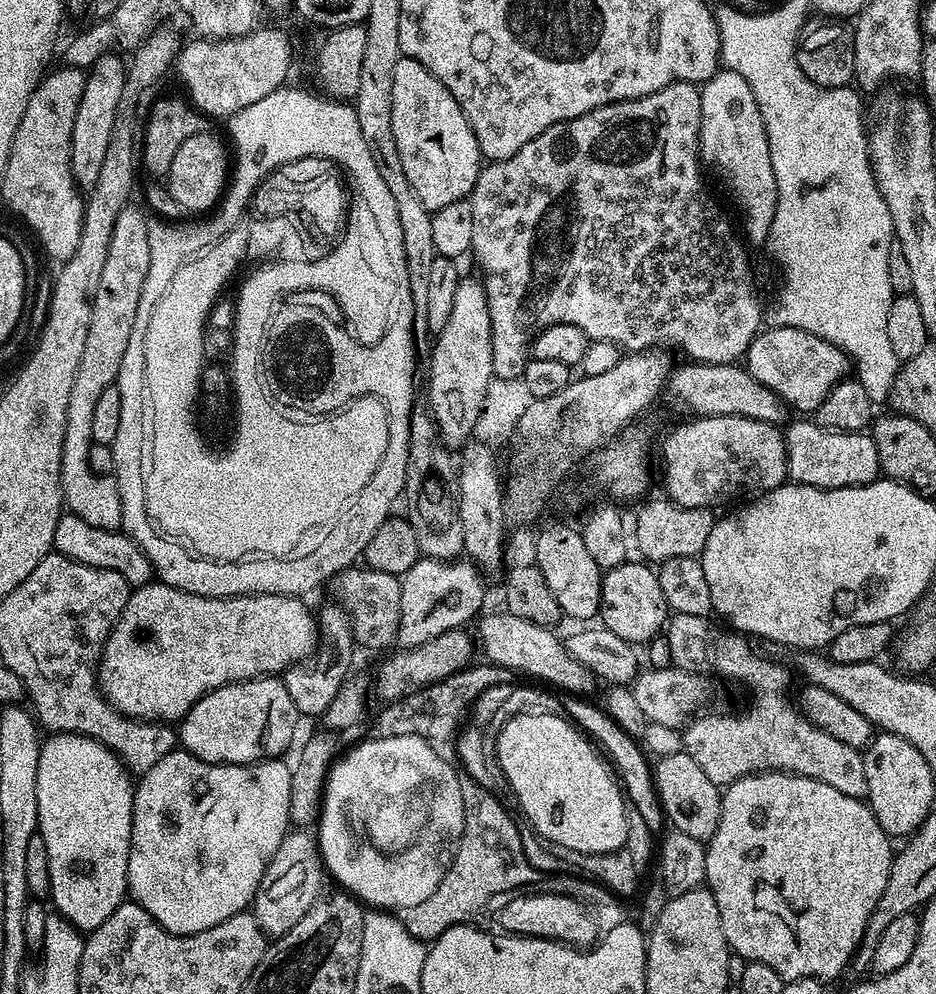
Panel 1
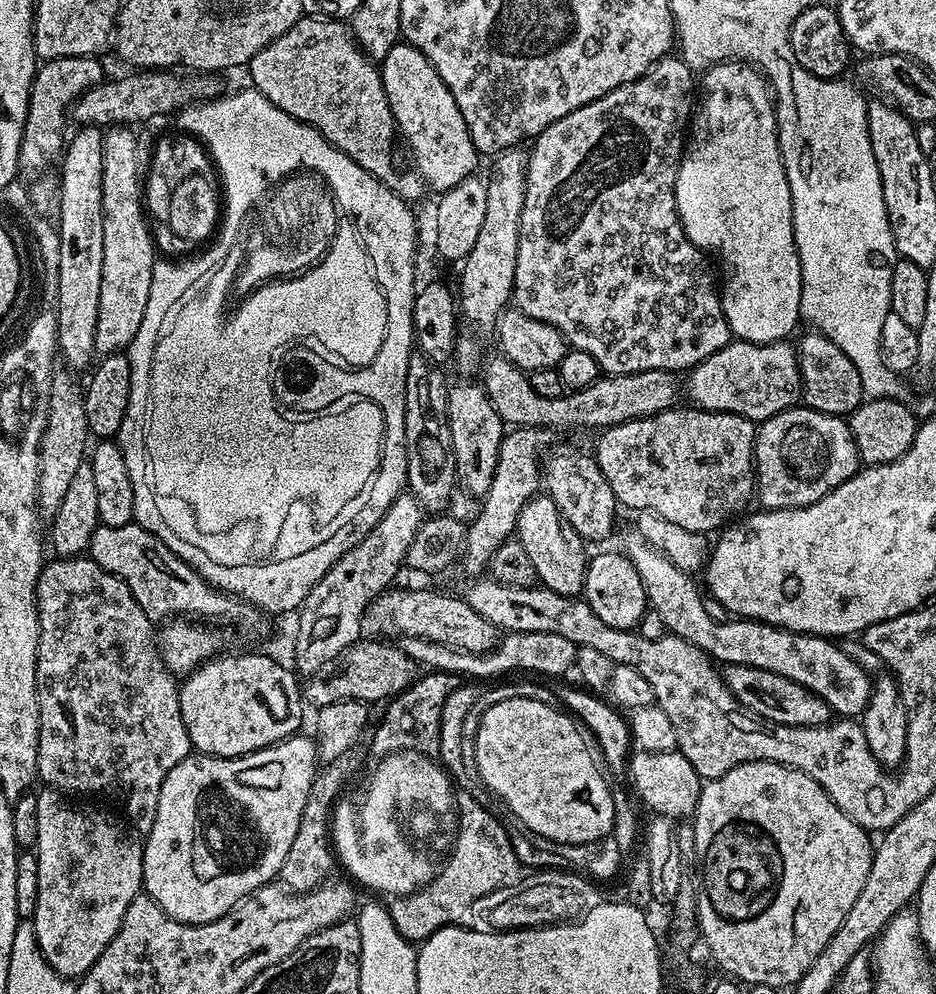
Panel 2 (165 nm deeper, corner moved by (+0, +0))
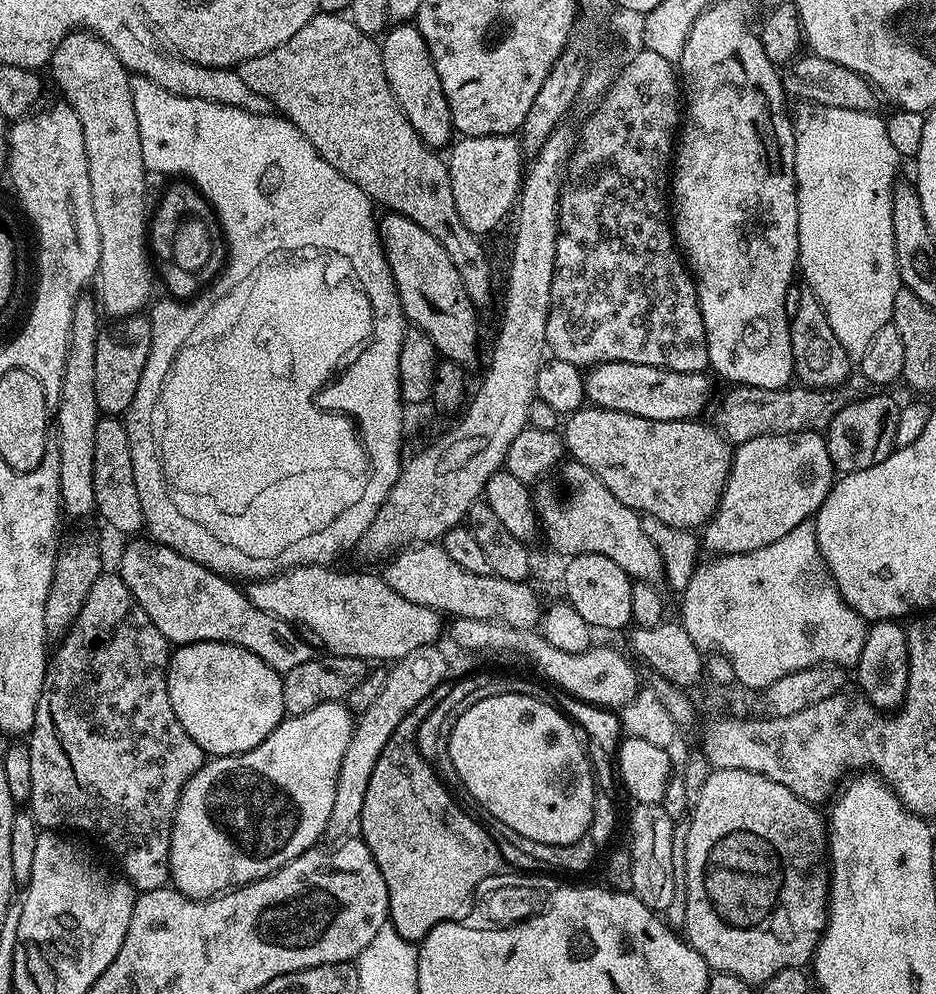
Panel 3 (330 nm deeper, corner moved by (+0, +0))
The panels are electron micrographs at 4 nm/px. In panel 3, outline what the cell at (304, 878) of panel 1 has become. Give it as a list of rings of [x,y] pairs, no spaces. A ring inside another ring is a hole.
[[[427,644],[418,650],[410,650],[410,654],[406,654],[401,660],[395,661],[391,665],[392,669],[387,669],[384,677],[384,685],[382,691],[378,693],[378,698],[364,712],[359,713],[358,719],[352,726],[352,737],[346,745],[346,752],[342,754],[342,766],[338,766],[338,786],[334,786],[334,806],[330,809],[328,818],[327,835],[332,838],[344,838],[349,835],[348,832],[357,827],[362,814],[362,802],[366,798],[366,786],[370,786],[370,774],[374,774],[374,766],[378,762],[378,754],[382,754],[382,746],[386,746],[386,742],[390,742],[390,734],[394,734],[394,729],[398,727],[398,722],[402,722],[402,718],[406,718],[406,714],[410,714],[410,710],[414,710],[414,706],[418,706],[418,702],[422,702],[422,698],[426,698],[434,689],[441,687],[448,676],[448,660],[444,657],[444,652],[440,646],[436,644]]]

